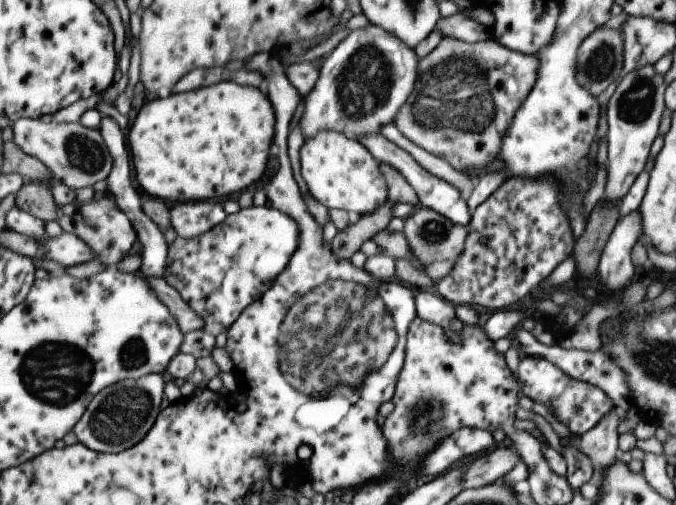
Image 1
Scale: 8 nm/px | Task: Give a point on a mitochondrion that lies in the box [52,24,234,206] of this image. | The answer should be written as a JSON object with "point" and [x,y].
{"point":[84,155]}

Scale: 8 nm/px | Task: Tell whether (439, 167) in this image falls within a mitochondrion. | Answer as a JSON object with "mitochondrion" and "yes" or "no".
{"mitochondrion":"no"}

